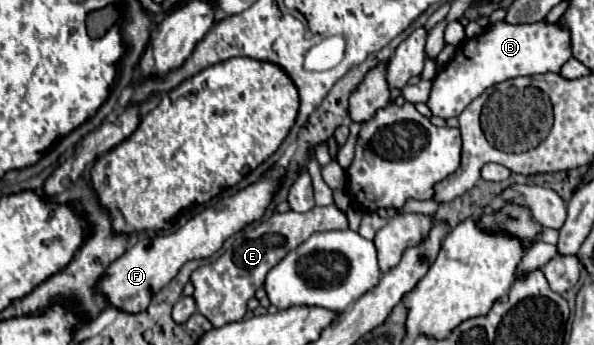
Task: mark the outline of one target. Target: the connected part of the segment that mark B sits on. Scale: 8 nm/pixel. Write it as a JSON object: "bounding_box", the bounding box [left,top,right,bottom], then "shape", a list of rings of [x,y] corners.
{"bounding_box":[427,20,573,118],"shape":[[[505,20],[489,24],[479,36],[461,42],[455,48],[449,64],[435,76],[427,100],[433,116],[453,118],[459,116],[485,88],[517,76],[533,76],[545,72],[559,72],[567,60],[573,58],[569,44],[569,30],[559,24],[539,20],[533,24],[507,24]]]}

